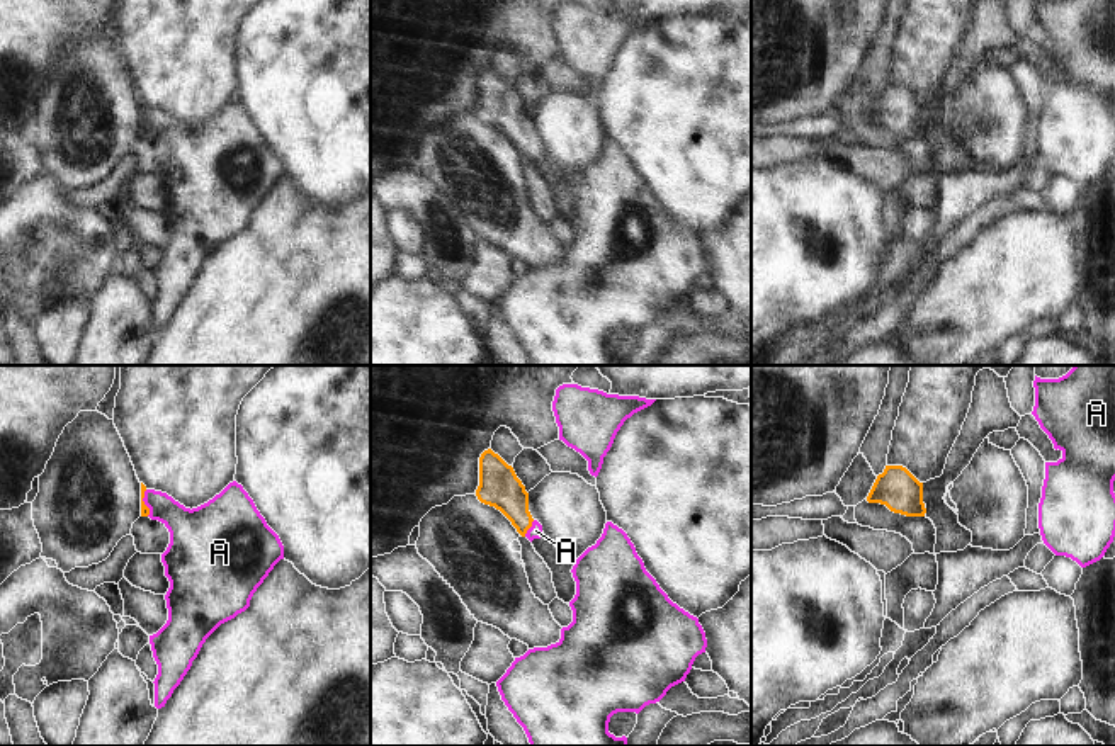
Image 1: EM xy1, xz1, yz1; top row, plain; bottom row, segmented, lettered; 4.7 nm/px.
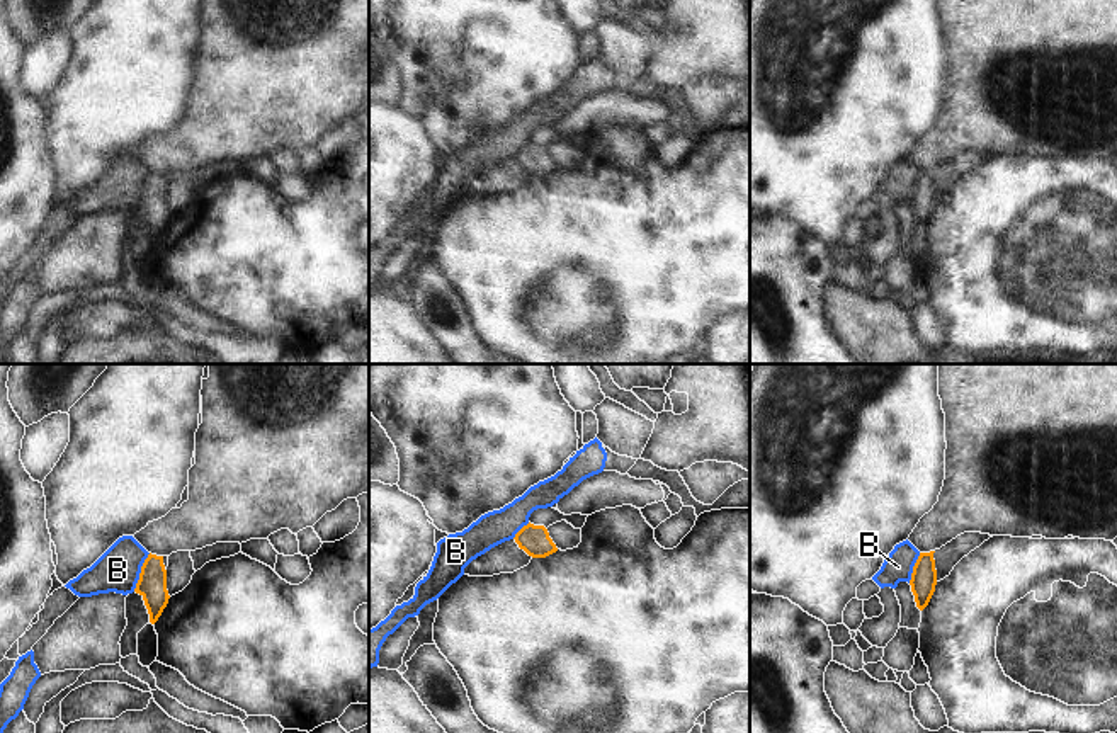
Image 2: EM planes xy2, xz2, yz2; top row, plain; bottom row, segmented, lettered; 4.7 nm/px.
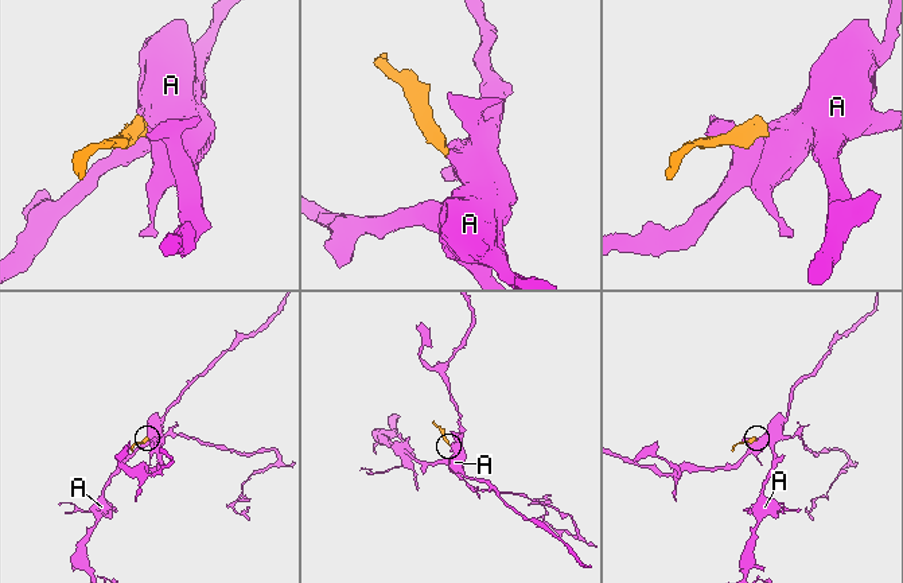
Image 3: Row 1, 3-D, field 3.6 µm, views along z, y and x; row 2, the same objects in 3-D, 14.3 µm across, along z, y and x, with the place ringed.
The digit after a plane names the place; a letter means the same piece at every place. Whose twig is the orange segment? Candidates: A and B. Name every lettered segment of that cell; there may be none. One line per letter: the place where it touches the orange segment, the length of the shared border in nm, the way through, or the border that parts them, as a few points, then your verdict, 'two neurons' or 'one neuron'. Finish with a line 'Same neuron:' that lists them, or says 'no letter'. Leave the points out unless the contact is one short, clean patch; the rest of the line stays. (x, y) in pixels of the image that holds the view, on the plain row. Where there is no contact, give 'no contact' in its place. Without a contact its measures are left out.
A: meets orange in xz1 at (529, 146); contact 90 nm long; runs through xz1 (498, 106), (529, 146), (536, 150); one neuron
B: meets orange in xy2 at (141, 191); contact 200 nm long; border along xy2 (150, 172), (133, 210); two neurons
Same neuron: A

